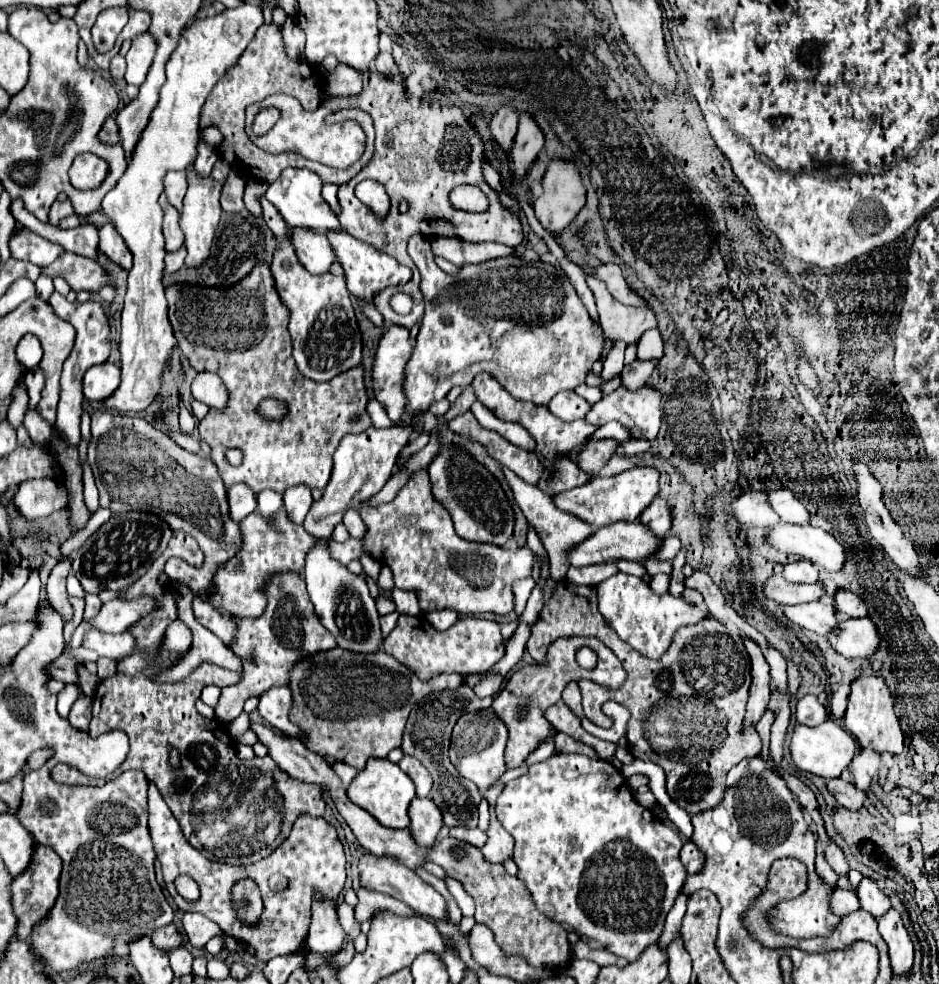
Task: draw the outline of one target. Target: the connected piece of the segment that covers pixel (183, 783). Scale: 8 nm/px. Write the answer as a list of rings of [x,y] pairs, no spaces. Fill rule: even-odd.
[[[203,663],[195,669],[195,673],[173,685],[155,685],[149,679],[155,673],[155,669],[131,677],[117,673],[97,687],[89,735],[121,729],[129,737],[129,755],[113,777],[127,769],[141,769],[147,779],[159,787],[187,839],[193,833],[191,821],[195,821],[195,837],[199,837],[199,845],[203,845],[203,849],[217,849],[217,843],[225,841],[227,865],[257,863],[269,857],[285,841],[297,817],[323,817],[323,787],[289,777],[275,765],[275,761],[271,761],[271,757],[255,757],[251,765],[251,759],[241,761],[235,755],[235,769],[227,769],[227,727],[217,719],[201,717],[201,713],[195,709],[195,701],[199,699],[201,689],[207,685],[237,683],[237,673]],[[171,745],[175,745],[181,753],[183,769],[179,773],[175,773],[167,763]],[[247,807],[251,807],[249,813]],[[257,807],[265,807],[265,811],[259,811]]]

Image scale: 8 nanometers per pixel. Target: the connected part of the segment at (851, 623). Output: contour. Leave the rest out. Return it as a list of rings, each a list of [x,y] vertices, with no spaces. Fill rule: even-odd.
[[[867,617],[843,619],[827,635],[829,645],[843,657],[867,657],[879,645],[875,625]]]

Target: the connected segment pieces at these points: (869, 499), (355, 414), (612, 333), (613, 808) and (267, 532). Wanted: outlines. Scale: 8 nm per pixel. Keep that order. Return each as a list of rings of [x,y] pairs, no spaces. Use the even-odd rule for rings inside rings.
[[[853,459],[851,461],[851,467],[855,471],[855,483],[857,483],[857,499],[859,499],[859,505],[863,509],[863,515],[865,515],[865,521],[867,521],[867,527],[869,527],[869,535],[887,551],[887,555],[893,559],[893,563],[897,563],[903,571],[907,573],[917,573],[917,569],[921,567],[919,563],[919,555],[915,551],[915,545],[905,539],[901,527],[893,521],[891,513],[887,511],[885,507],[885,499],[883,499],[883,485],[873,477],[871,469],[867,467],[867,463],[859,461],[859,459]]]
[[[257,265],[249,277],[233,285],[233,289],[219,291],[203,289],[199,285],[169,285],[167,287],[167,301],[169,301],[169,321],[173,331],[177,333],[177,345],[183,355],[189,359],[191,367],[201,371],[217,373],[229,387],[229,405],[223,413],[211,409],[207,417],[199,423],[201,441],[211,447],[211,461],[217,465],[219,475],[225,487],[233,487],[237,483],[247,485],[255,491],[255,495],[263,489],[273,489],[283,493],[289,487],[307,485],[311,489],[323,489],[331,477],[333,465],[333,451],[339,445],[343,433],[359,433],[371,427],[369,415],[365,413],[367,393],[363,385],[363,369],[355,367],[347,373],[333,377],[329,383],[315,383],[307,381],[299,371],[291,355],[291,339],[287,333],[287,309],[283,309],[279,295],[275,293],[275,283],[267,265]],[[263,397],[275,397],[289,403],[289,415],[283,421],[267,423],[263,421],[255,407]],[[239,447],[243,451],[243,463],[233,467],[225,461],[225,449]]]
[[[587,275],[587,285],[591,287],[599,311],[599,323],[605,339],[611,343],[625,341],[627,345],[637,345],[645,329],[657,327],[655,315],[651,309],[639,309],[619,303],[599,279]]]
[[[553,755],[547,761],[541,763],[533,763],[525,775],[517,777],[515,781],[509,781],[495,805],[495,813],[497,819],[501,821],[501,825],[507,829],[507,833],[515,839],[515,849],[513,849],[513,859],[519,867],[517,877],[525,883],[525,887],[529,889],[533,903],[537,905],[537,909],[547,915],[551,921],[559,923],[565,931],[575,931],[579,937],[589,937],[595,939],[603,945],[637,945],[637,957],[643,953],[643,949],[651,943],[655,943],[659,939],[659,935],[663,933],[663,925],[665,925],[665,917],[675,901],[675,897],[679,895],[679,889],[685,883],[685,869],[679,861],[679,851],[683,847],[683,841],[679,837],[679,831],[675,827],[669,827],[667,823],[663,823],[659,817],[653,815],[653,811],[641,807],[635,797],[629,791],[627,779],[621,775],[621,771],[601,759],[589,759],[585,755]]]
[[[279,509],[273,517],[273,525],[269,525],[269,519],[261,517],[259,511],[247,515],[241,523],[241,547],[239,551],[227,561],[227,565],[221,565],[217,573],[213,575],[213,589],[201,597],[209,601],[209,605],[221,613],[221,615],[233,615],[239,619],[257,619],[263,615],[263,609],[267,607],[267,595],[265,587],[267,581],[273,575],[279,573],[301,573],[305,569],[307,553],[313,545],[317,545],[315,537],[311,537],[301,525],[291,523],[291,519]]]

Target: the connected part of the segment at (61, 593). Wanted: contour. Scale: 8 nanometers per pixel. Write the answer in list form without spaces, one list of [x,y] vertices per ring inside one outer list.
[[[61,561],[53,567],[47,583],[47,597],[51,599],[51,605],[55,607],[57,613],[61,613],[63,621],[73,619],[73,607],[69,603],[69,595],[65,591],[65,579],[67,573],[71,571],[71,561]]]

